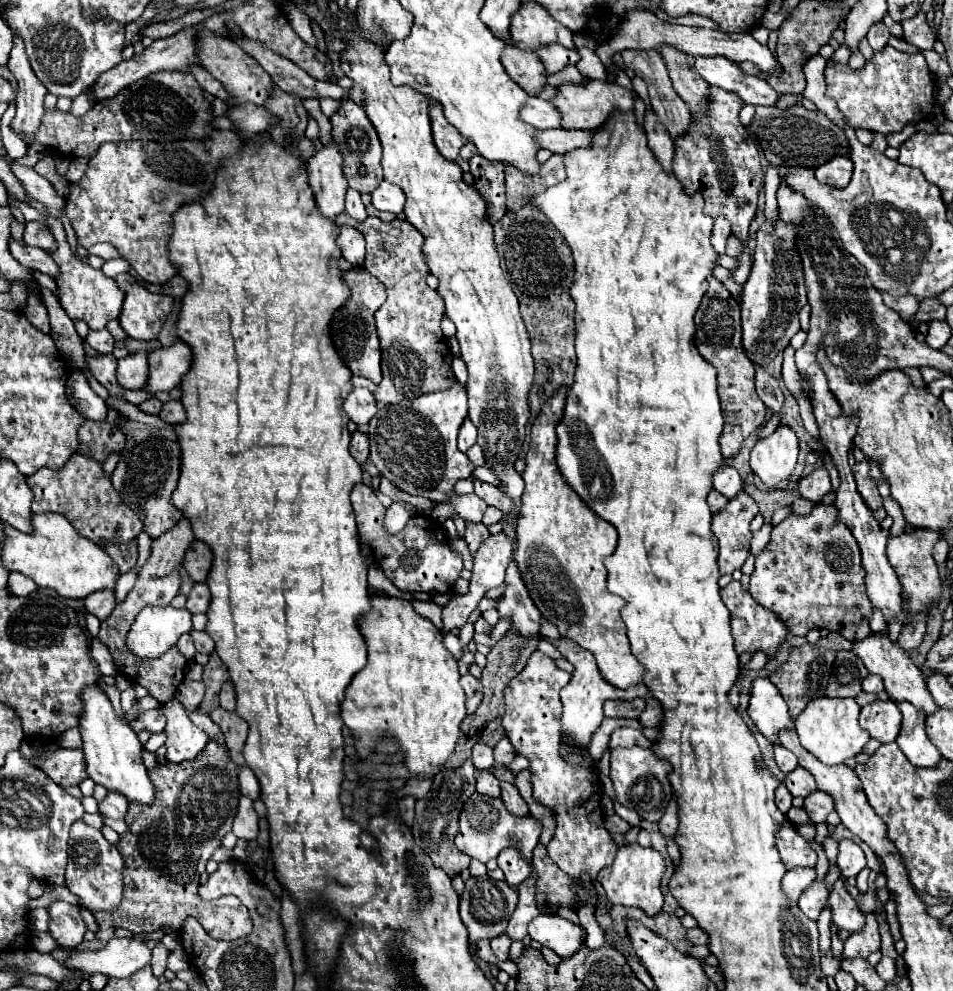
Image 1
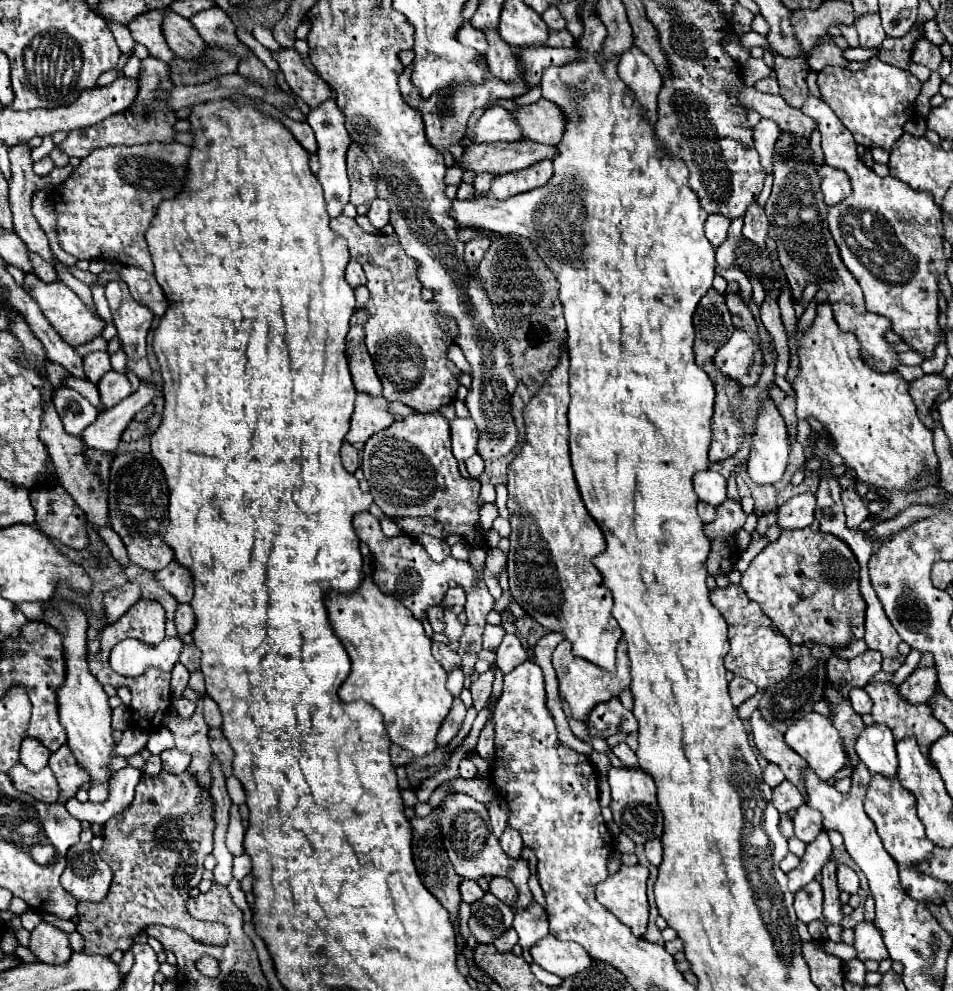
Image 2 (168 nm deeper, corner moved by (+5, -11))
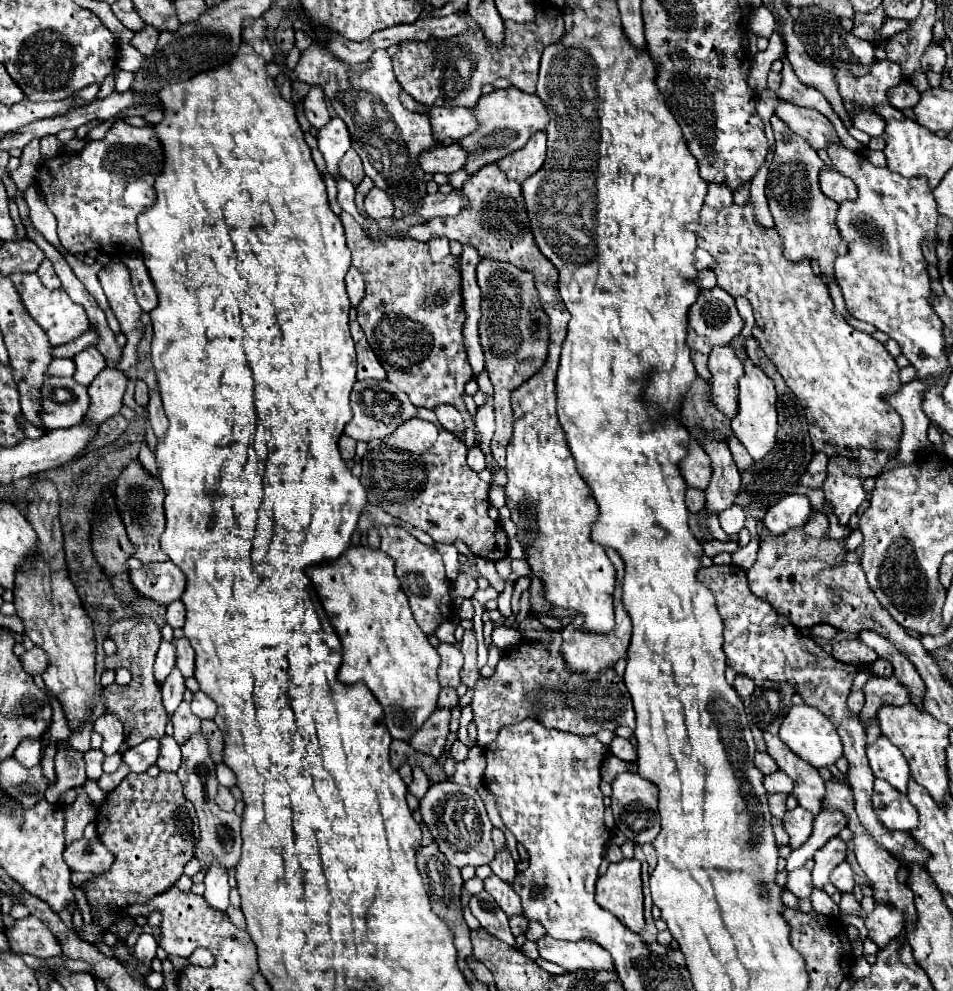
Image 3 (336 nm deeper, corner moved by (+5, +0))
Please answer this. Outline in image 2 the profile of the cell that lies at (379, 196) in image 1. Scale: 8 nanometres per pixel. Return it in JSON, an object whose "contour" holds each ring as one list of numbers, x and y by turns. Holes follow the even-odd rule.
{"contour":[[378,198,376,202,370,204,368,218,370,218,370,222,372,222,378,230,382,230,382,228,390,222,390,204,388,204,386,200,380,200,380,198]]}

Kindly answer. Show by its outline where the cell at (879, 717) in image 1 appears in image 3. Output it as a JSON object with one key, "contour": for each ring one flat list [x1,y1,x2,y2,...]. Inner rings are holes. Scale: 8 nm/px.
{"contour":[[880,735,878,741,872,747,868,747,868,761,874,777,888,781,900,793,908,791,910,779,908,761,900,753,900,749,896,749,884,735]]}

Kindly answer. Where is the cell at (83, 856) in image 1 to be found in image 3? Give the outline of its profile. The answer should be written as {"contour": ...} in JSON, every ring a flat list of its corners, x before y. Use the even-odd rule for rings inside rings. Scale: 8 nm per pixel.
{"contour":[[80,839,66,847,64,861,72,871,102,875,112,867,114,855,100,843,100,839]]}

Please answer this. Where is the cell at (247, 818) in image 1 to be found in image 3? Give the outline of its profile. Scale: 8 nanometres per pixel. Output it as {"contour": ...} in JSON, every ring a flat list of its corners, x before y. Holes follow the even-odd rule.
{"contour":[[218,787,218,795,216,795,216,803,218,803,218,807,222,809,222,811,234,811,234,805,236,805,236,801,234,801,234,797,230,795,230,791,226,789,226,787]]}

